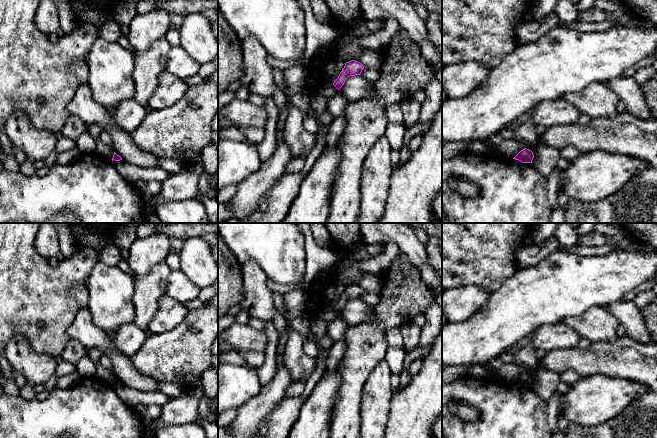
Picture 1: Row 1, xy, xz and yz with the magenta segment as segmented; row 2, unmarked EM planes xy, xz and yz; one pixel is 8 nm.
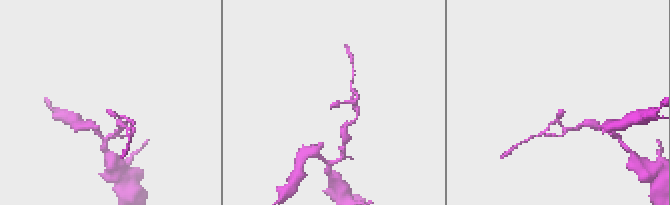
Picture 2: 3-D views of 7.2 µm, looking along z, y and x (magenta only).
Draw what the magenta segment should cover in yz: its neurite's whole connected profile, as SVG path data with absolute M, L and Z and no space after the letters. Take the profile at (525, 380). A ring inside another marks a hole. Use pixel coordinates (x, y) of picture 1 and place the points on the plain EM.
M525 372L521 374L513 383L519 384L522 387L532 387L533 382L533 376Z

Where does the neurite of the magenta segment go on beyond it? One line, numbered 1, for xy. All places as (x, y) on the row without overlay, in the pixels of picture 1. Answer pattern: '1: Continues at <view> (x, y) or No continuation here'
1: No continuation here

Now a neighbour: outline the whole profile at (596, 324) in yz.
M593 306L580 316L568 316L563 323L576 330L581 337L592 342L614 341L620 325L606 306Z

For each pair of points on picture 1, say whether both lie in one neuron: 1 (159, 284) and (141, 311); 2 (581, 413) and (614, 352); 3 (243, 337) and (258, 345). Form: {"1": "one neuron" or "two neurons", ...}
{"1": "one neuron", "2": "two neurons", "3": "one neuron"}

